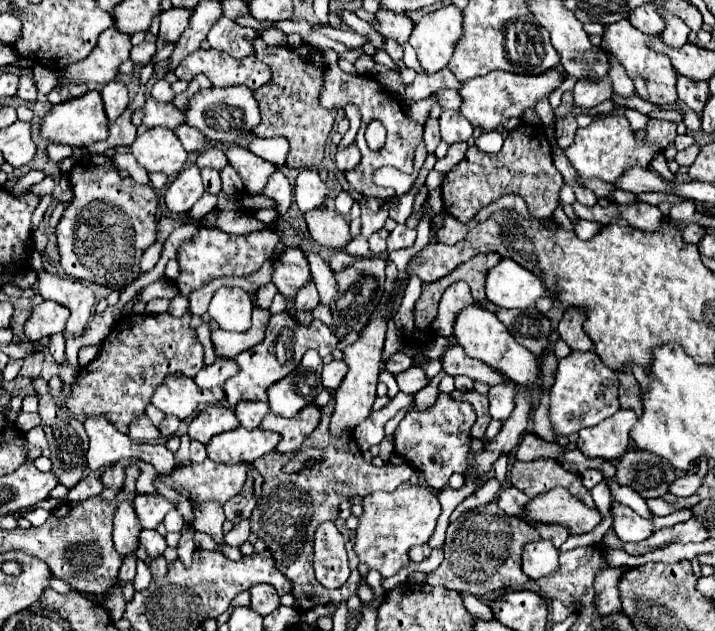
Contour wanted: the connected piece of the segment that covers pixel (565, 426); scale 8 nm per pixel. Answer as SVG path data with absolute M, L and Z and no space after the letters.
M570 352L558 362L556 382L550 390L548 416L556 436L570 436L582 428L596 426L604 418L620 410L618 404L618 378L600 360L596 352Z

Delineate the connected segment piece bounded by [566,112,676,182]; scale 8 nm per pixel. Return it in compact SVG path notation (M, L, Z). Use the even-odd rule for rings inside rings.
M612 112L606 116L596 116L594 122L586 128L578 128L574 136L574 144L566 150L568 160L576 168L582 178L600 178L604 182L616 182L628 168L642 166L648 168L650 160L668 148L676 138L676 124L664 120L652 120L652 140L638 142L634 138L634 130L630 128L628 118L622 112Z

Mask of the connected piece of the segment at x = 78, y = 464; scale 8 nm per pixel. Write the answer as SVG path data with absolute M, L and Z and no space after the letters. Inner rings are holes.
M40 376L32 378L34 384L34 392L38 396L38 414L40 414L40 426L46 432L46 440L50 444L50 460L52 460L52 470L56 472L58 480L66 486L66 488L74 488L86 470L86 452L88 452L88 436L86 430L82 426L82 422L72 416L66 408L58 406L58 402L50 396L50 388L48 382L42 380Z

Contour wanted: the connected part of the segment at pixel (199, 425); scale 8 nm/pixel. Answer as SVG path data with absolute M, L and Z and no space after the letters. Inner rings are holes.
M208 406L202 412L198 412L196 418L192 418L192 422L188 424L188 436L190 440L198 440L202 444L206 444L212 436L228 432L238 428L240 422L234 416L234 412L226 406Z

